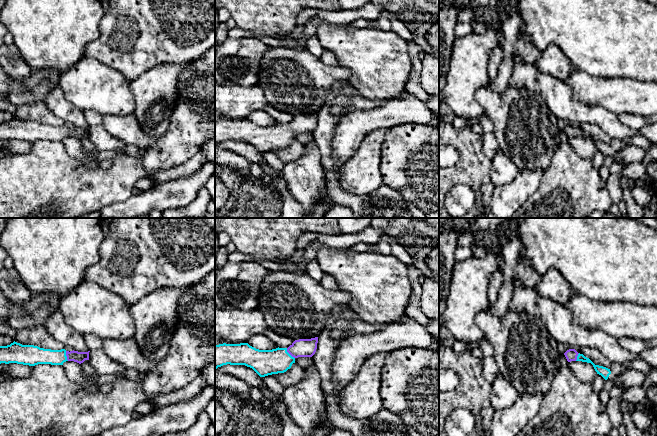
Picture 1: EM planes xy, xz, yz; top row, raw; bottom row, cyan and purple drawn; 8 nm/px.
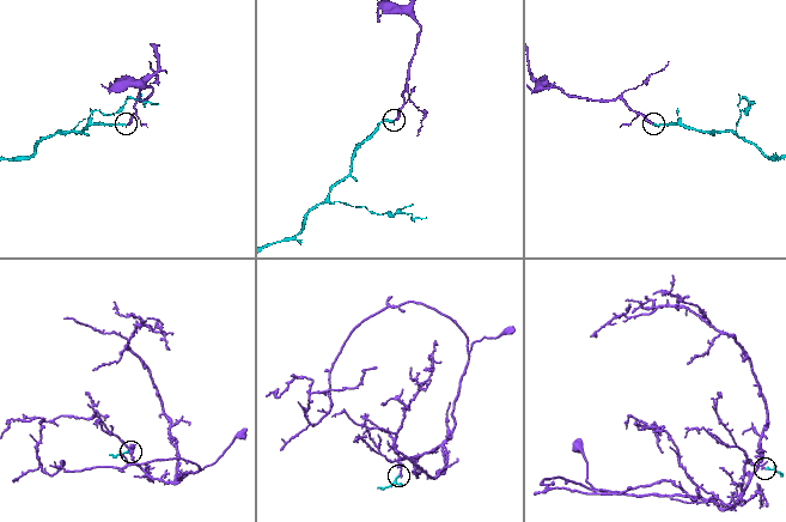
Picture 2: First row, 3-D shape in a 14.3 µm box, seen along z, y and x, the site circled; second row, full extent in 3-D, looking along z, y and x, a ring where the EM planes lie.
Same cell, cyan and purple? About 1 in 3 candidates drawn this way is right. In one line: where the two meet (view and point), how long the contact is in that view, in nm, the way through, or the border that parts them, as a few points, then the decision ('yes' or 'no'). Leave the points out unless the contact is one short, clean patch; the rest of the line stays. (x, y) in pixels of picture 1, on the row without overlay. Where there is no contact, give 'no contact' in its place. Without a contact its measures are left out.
xz (288, 129) | 110 nm | across xz (264, 138), (280, 136), (288, 129), (303, 123) | yes

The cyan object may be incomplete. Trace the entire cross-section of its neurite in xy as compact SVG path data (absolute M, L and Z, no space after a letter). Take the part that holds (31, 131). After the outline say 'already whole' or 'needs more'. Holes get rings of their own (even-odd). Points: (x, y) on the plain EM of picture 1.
M14 117L10 121L0 122L0 140L63 141L66 137L74 137L81 140L85 136L89 136L89 128L44 125L34 121L22 121Z; needs more

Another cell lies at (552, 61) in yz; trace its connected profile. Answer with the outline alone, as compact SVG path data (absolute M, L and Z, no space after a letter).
M554 43L540 53L535 65L542 73L564 82L573 71L569 58Z

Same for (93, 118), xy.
M84 110L83 113L89 127L102 125L103 115L93 110Z

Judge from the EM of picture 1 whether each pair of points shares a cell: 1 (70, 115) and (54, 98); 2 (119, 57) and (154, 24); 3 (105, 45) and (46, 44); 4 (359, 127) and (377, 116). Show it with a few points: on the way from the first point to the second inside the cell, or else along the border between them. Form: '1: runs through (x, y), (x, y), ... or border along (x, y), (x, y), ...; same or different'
1: runs through (66, 111), (57, 102); same
2: runs through (128, 48), (145, 32); same
3: border along (98, 24), (98, 35), (86, 46), (84, 55); different
4: runs through (363, 123), (373, 119); same

